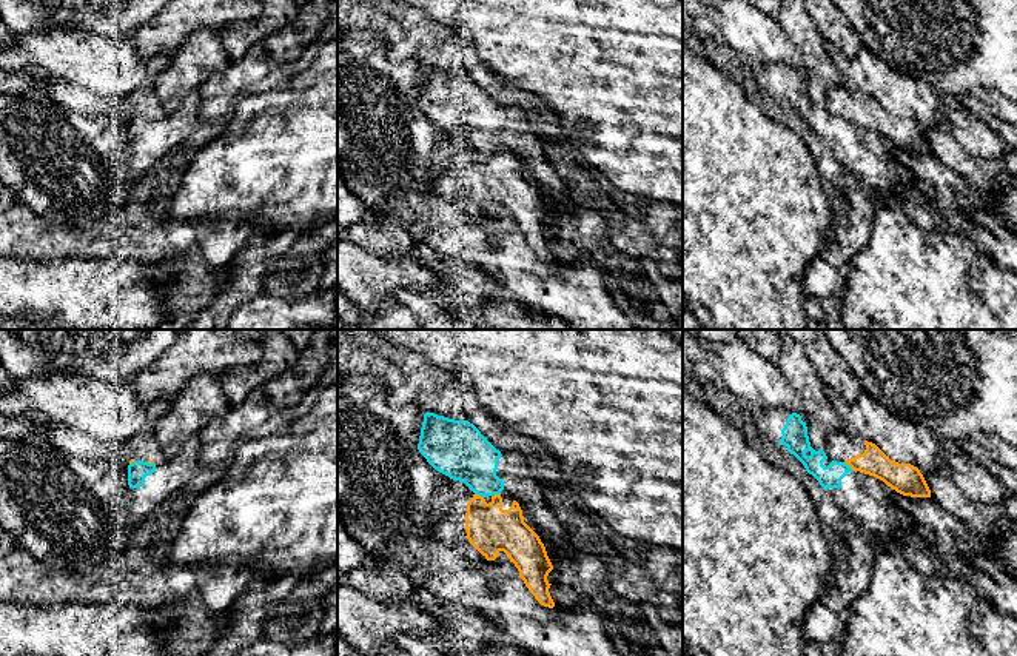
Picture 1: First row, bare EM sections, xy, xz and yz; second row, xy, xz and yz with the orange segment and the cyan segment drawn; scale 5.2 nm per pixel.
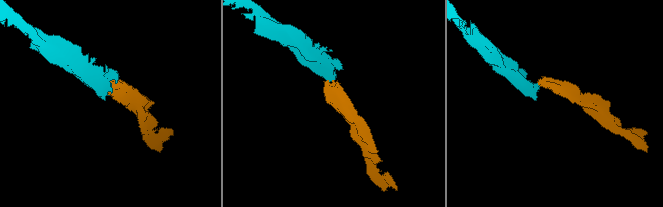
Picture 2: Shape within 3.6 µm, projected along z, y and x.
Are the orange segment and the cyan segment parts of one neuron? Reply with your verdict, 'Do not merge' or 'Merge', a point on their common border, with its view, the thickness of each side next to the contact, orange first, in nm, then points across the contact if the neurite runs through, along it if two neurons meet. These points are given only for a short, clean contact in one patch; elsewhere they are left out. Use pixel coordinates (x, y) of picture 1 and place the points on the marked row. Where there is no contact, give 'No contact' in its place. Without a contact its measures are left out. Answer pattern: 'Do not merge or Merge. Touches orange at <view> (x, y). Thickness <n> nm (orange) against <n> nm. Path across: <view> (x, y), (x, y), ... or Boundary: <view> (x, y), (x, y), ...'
Do not merge. Touches orange at yz (849, 465). Thickness 140 nm (orange) against 120 nm. Boundary: yz (843, 462), (854, 470)

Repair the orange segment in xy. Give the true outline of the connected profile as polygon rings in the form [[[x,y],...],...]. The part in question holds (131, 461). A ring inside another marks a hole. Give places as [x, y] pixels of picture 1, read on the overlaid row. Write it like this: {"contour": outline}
{"contour": [[[29,411],[23,416],[31,420],[29,434],[45,436],[59,450],[79,457],[117,460],[126,467],[134,460],[156,465],[166,460],[154,436],[154,430],[137,433],[125,442],[106,443],[88,436],[82,430],[55,423],[37,411]]]}

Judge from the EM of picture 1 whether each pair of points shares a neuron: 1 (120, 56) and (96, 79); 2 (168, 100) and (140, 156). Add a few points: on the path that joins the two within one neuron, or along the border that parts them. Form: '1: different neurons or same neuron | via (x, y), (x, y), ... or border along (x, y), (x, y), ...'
1: same neuron | via (114, 62), (102, 73)
2: different neurons | border along (187, 94), (167, 114)

